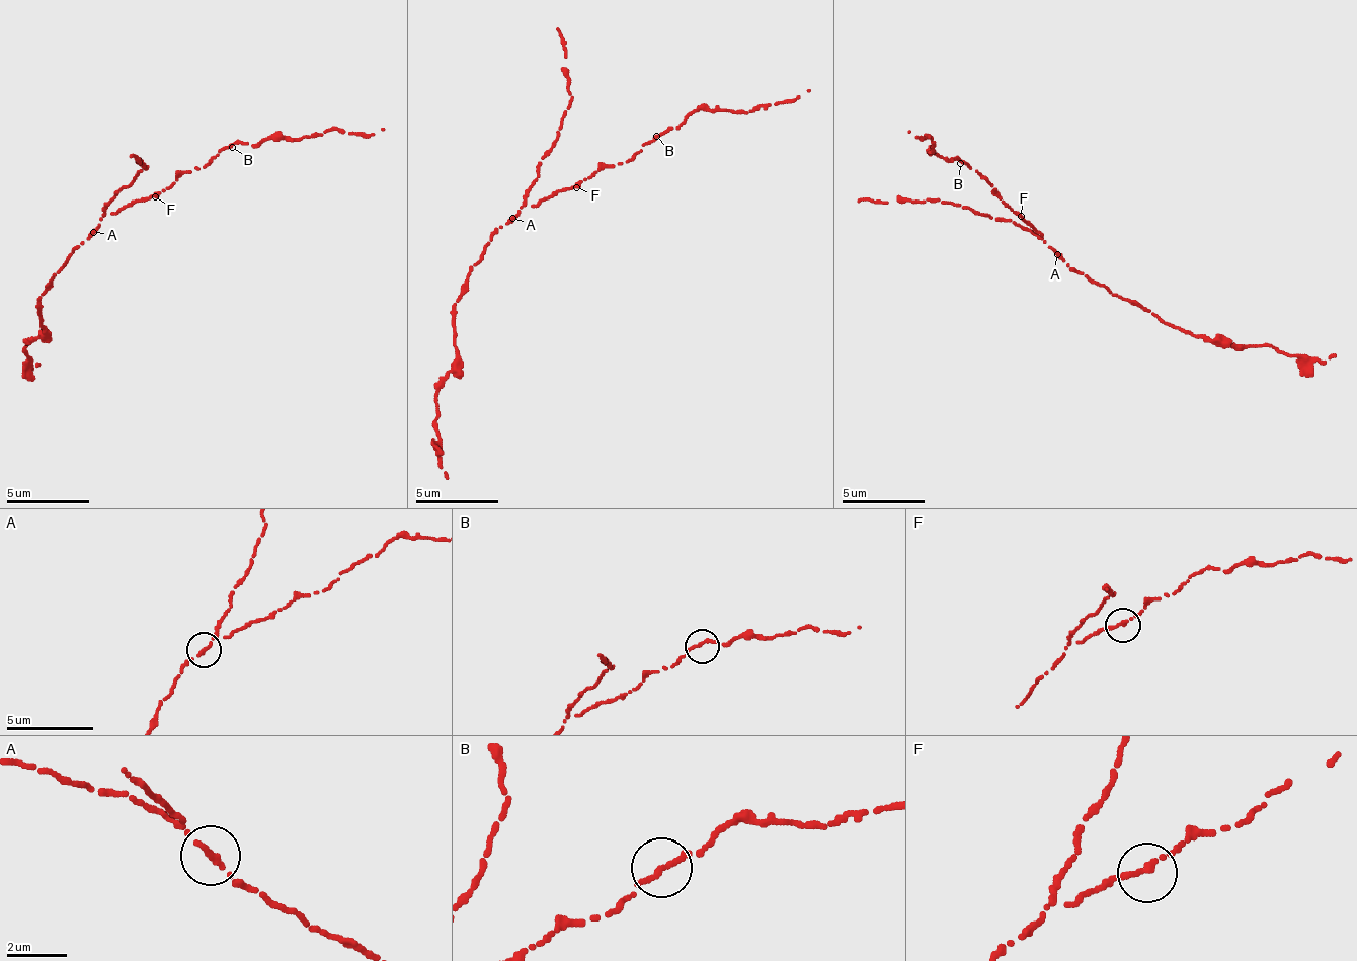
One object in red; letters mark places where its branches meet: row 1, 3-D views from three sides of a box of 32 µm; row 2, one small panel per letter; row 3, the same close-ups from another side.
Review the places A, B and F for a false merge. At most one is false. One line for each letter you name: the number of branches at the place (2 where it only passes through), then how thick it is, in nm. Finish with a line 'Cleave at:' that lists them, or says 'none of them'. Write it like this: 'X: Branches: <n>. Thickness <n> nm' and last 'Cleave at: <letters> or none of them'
A: Branches: 2. Thickness 190 nm
Cleave at: A

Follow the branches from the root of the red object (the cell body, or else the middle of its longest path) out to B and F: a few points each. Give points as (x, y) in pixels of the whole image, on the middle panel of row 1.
B: (522, 206), (535, 207), (560, 191), (576, 187), (607, 166), (627, 162), (644, 143), (656, 136)
F: (522, 206), (535, 207), (560, 191), (576, 187)

